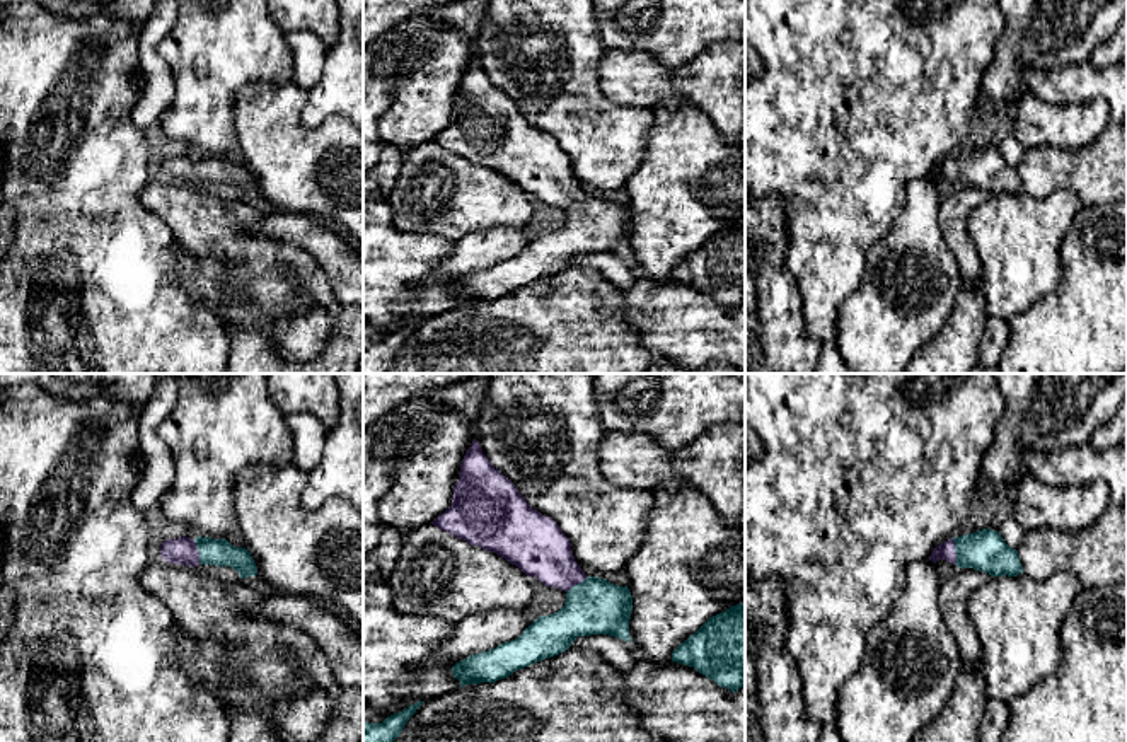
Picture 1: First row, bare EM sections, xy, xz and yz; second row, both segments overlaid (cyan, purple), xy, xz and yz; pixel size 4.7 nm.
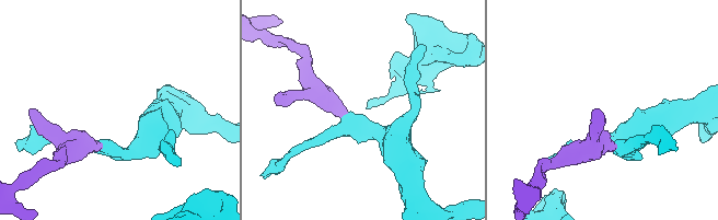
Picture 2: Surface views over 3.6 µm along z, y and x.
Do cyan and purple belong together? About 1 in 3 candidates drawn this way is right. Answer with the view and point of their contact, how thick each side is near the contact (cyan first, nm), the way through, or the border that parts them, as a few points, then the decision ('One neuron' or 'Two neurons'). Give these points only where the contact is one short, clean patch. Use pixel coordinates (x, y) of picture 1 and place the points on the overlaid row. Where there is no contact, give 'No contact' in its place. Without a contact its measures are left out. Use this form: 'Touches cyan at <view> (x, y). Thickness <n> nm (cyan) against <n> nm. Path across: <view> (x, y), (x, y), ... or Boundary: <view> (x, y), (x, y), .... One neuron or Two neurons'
Touches cyan at yz (955, 550). Thickness 190 nm (cyan) against 80 nm. Path across: yz (984, 550), (955, 550), (947, 551). One neuron

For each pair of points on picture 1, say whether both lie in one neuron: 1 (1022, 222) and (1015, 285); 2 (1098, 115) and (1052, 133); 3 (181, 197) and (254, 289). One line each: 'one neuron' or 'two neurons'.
1: one neuron
2: one neuron
3: one neuron

